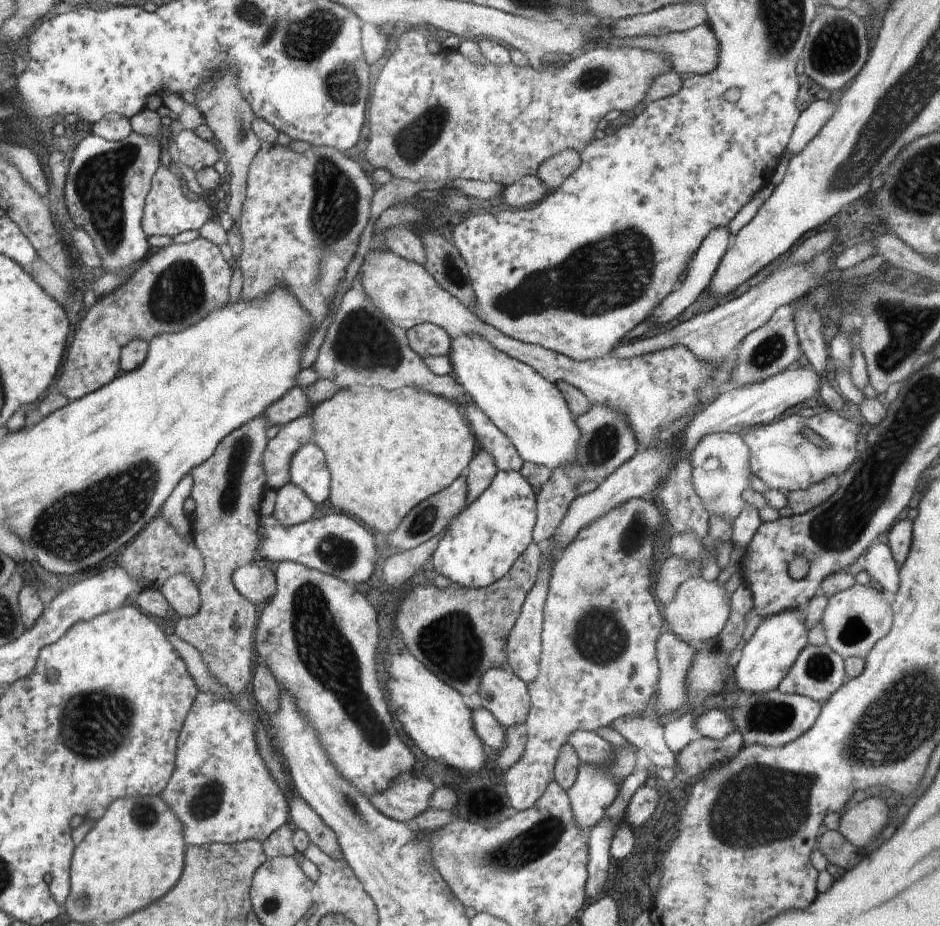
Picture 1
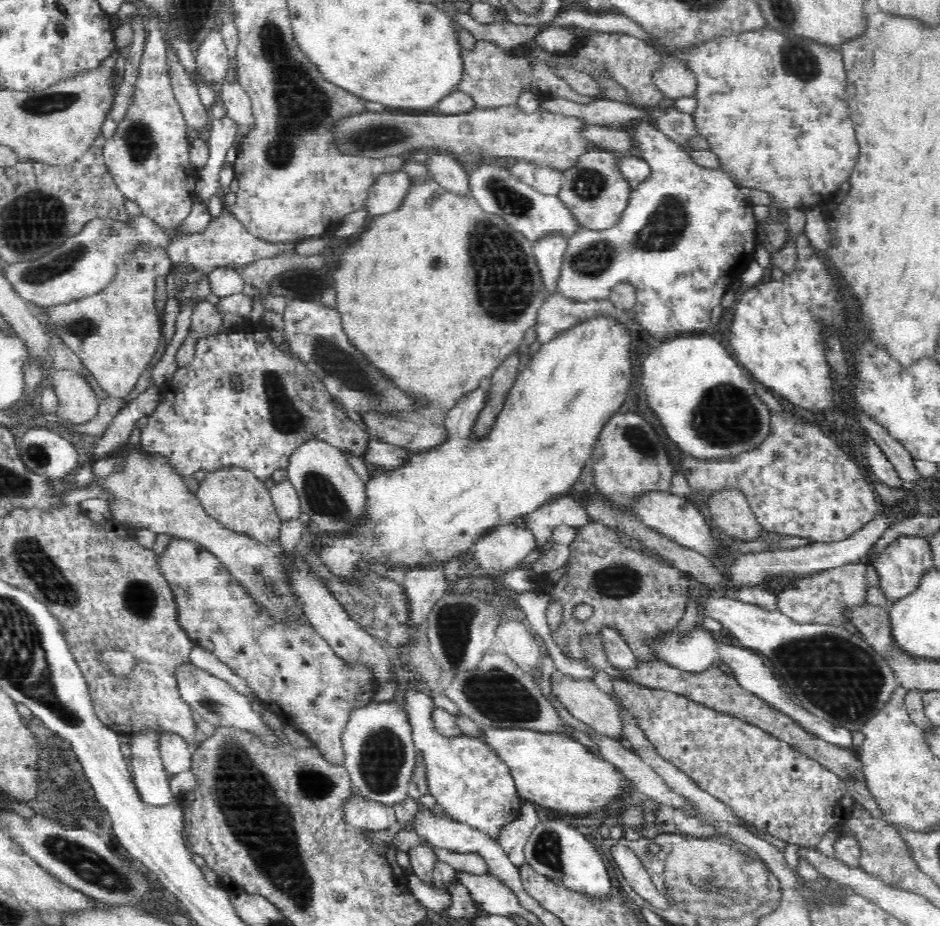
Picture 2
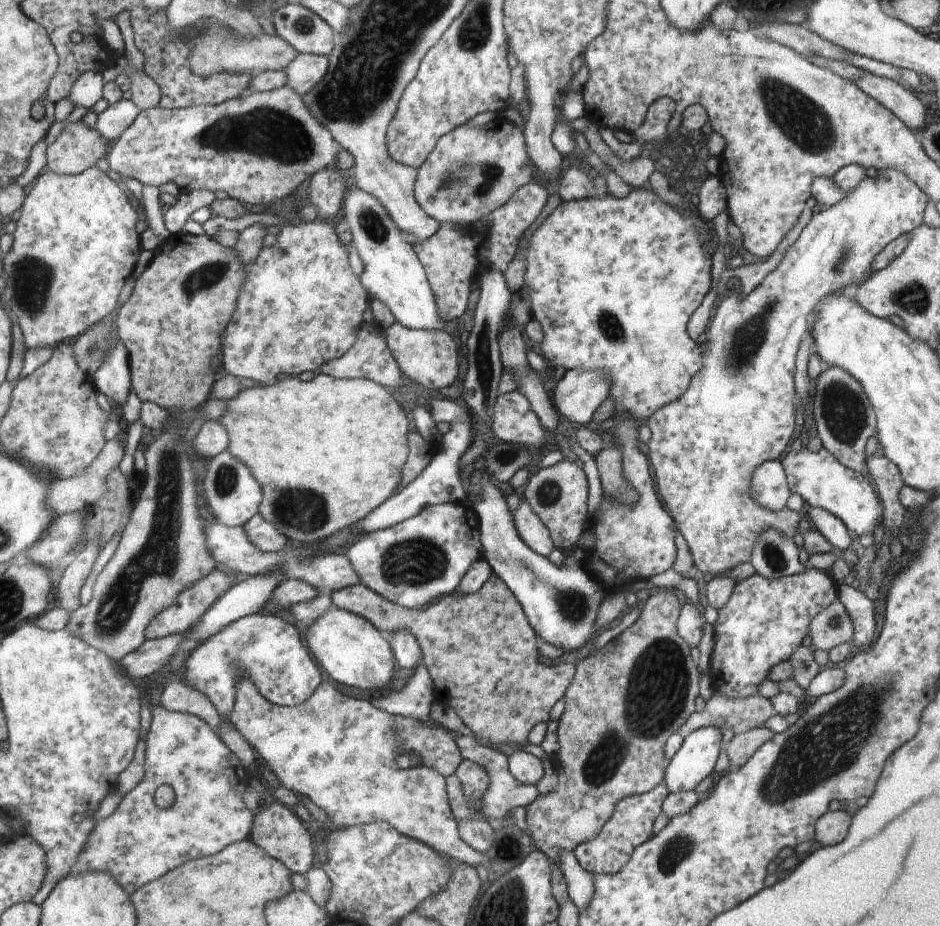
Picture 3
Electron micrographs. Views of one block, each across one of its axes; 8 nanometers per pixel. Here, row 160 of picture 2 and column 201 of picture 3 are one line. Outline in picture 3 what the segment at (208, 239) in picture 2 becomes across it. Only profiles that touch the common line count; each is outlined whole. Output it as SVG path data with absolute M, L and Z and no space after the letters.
M288 84L273 91L254 91L221 105L183 109L160 106L143 110L107 156L110 168L122 176L138 179L144 186L159 187L174 182L179 188L191 191L224 190L233 199L252 206L270 206L290 197L314 172L328 168L334 158L334 140L330 131L314 118L304 98Z

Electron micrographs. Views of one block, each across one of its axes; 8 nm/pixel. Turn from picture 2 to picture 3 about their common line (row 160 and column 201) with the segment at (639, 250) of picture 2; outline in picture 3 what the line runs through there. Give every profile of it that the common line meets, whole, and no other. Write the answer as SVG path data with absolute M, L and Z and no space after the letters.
M258 613L233 622L223 630L222 634L218 634L218 637L212 637L210 642L198 647L187 660L186 678L189 685L209 696L224 720L230 721L230 716L236 706L236 684L244 672L254 681L256 688L261 695L264 695L264 698L267 698L272 704L283 707L293 707L307 701L322 682L320 670L312 662L308 650L302 646L298 630L278 616L264 616Z

